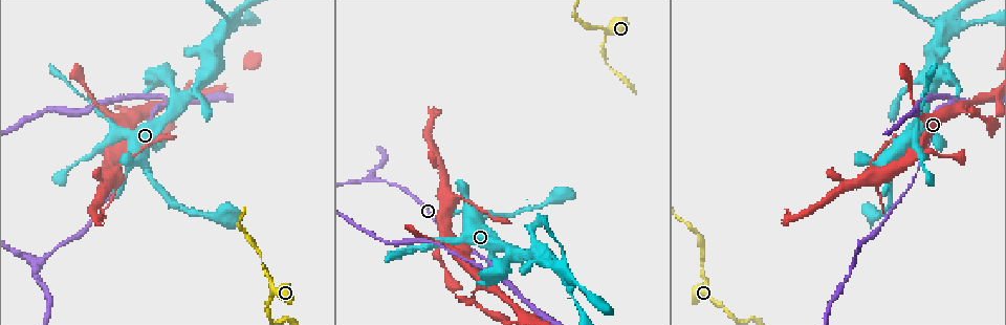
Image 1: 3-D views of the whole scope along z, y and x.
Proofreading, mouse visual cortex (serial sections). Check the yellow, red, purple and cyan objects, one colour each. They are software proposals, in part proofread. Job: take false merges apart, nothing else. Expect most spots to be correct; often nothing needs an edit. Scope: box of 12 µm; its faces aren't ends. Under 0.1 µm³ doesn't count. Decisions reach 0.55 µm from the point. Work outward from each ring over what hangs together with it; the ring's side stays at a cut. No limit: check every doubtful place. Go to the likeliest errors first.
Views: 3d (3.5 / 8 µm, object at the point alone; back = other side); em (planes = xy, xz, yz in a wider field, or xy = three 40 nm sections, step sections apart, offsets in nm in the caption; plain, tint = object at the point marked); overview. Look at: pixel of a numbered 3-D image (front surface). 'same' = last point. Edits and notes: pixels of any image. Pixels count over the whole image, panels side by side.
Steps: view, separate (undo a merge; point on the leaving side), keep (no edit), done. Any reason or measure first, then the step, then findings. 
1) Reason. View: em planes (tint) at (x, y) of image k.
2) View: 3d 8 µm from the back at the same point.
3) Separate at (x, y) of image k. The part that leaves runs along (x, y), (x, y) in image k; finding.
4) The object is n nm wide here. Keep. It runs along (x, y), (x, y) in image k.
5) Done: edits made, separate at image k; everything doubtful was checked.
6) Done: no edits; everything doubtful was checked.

Three arms meet. View: 3d 3.5 µm at (167, 101) of image 1.

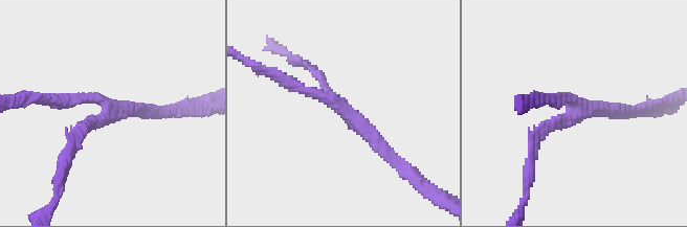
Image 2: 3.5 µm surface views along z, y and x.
View: em xy step 1 (tint) at (339, 105) of image 2.

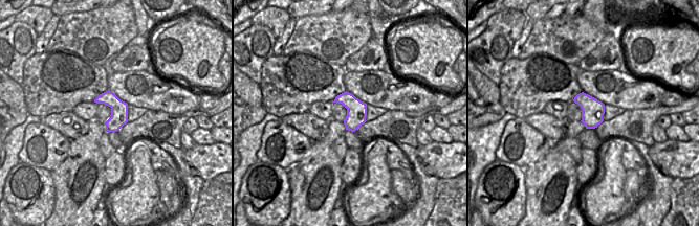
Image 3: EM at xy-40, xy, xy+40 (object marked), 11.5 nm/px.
Keep. It runs along (69, 151), (105, 106), (44, 99) in image 2; continuous, no second cell.

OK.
Four-way junction. View: 3d 8 µm at (988, 95) of image 1.

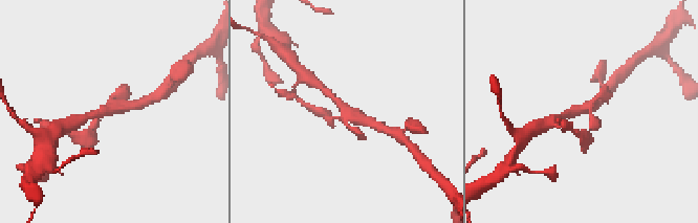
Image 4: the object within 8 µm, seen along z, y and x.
Need the tissue. View: em xy step 1 (tint) at (581, 111) of image 4.

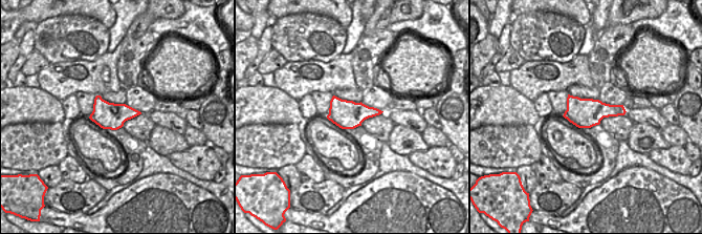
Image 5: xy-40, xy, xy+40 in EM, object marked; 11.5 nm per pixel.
4 arms meet here. Keep. It runs along (324, 88), (357, 119), (372, 123) in image 4; one cell here.

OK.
Sharp bend. View: 3d 3.5 µm at (379, 180) of image 1.

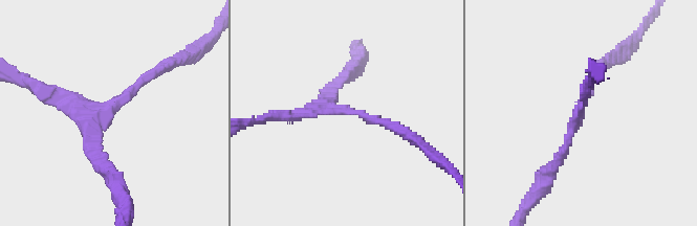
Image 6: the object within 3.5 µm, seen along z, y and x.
3 arms meet here; the arms are 150, 150, 150 nm wide. View: em xy step 5 (tint) at (106, 110) of image 6.

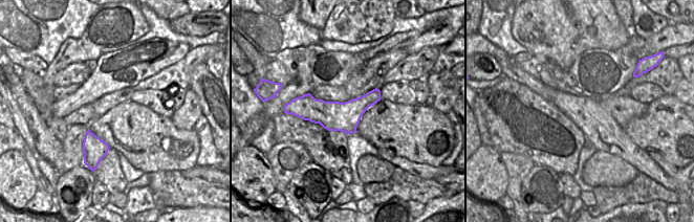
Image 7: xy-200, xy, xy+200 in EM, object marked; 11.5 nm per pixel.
Keep. It runs along (160, 67), (90, 125), (100, 163) in image 6; one cell here.

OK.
A narrow waist. View: 3d 3.5 µm at (600, 28) of image 1.

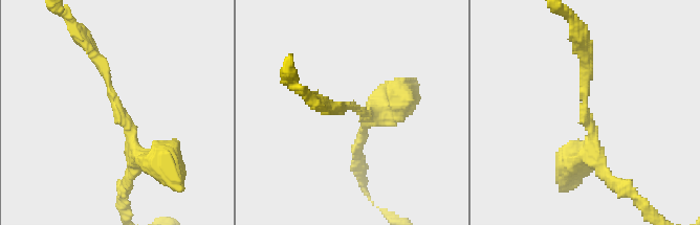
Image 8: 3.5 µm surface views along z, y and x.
The arms are 200, 200 nm wide; shape alone is not enough. View: em xy step 5 (tint) at (348, 105) of image 8.

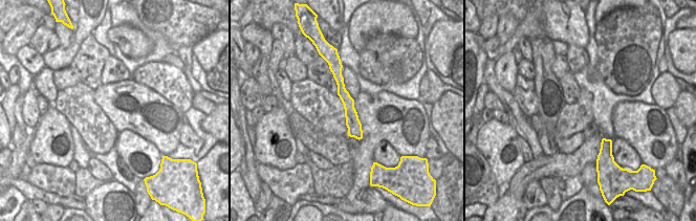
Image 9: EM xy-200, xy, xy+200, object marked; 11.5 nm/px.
The object is 170 nm wide here. Keep. It runs along (144, 158), (80, 36) in image 8; continuous, no second cell.

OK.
Thin arm on a thick one. View: 3d 8 µm at (562, 274) of image 1.

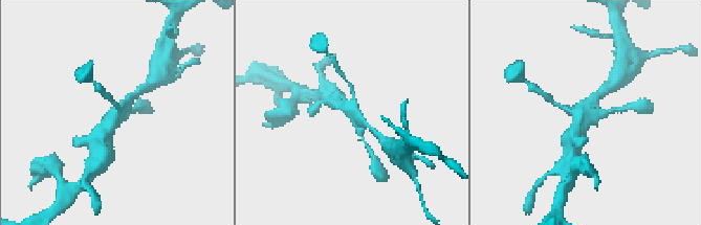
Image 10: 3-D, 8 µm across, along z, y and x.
Now the EM. View: em xy step 1 (tint) at (585, 115) of image 10.

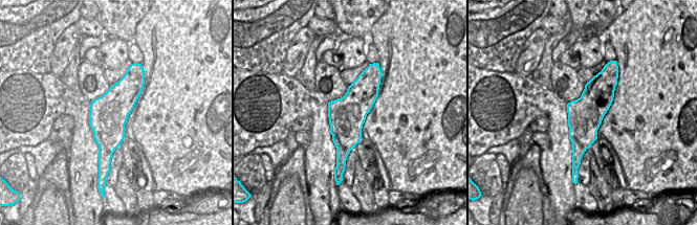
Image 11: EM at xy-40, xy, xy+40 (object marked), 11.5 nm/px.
The arms are 150, 250, 250, 400 nm wide. Keep. All the same cell.

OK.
Done: no edits; everything doubtful was checked.

